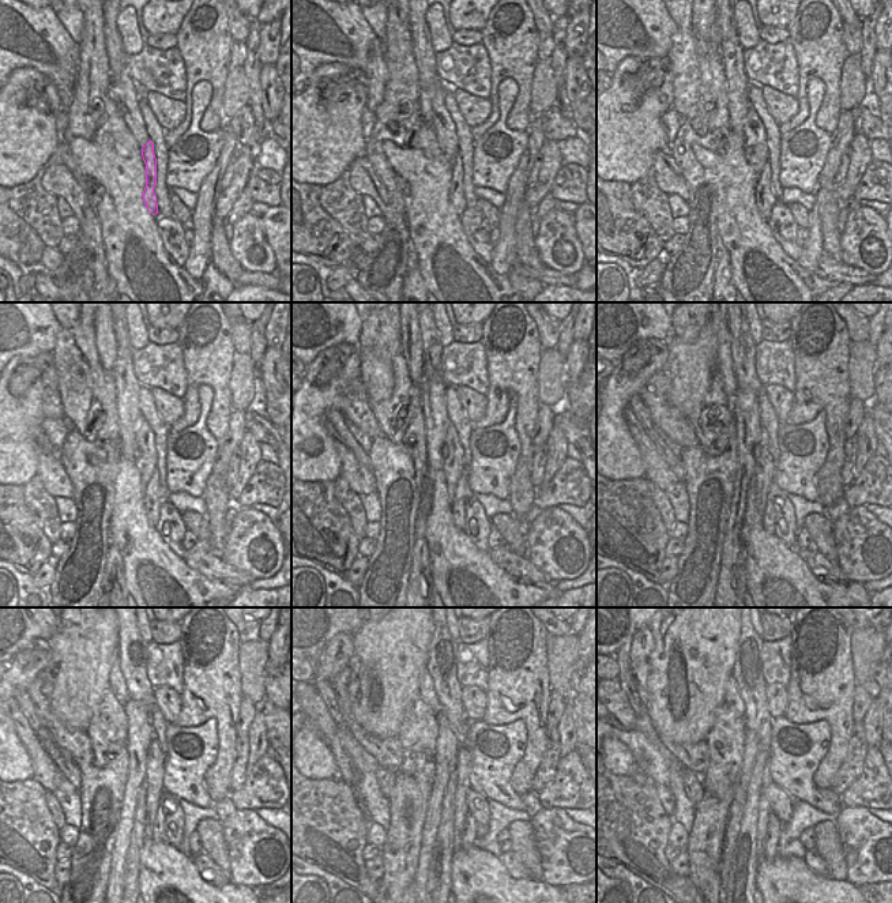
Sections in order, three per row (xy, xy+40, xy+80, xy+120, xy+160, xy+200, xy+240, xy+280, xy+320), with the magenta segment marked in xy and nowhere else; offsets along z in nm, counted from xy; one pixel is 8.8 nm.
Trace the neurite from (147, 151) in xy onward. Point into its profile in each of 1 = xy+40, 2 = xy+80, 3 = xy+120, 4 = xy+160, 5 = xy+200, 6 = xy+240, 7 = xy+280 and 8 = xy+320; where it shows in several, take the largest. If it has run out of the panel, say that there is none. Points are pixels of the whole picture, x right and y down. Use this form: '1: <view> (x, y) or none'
1: xy+40 (456, 196)
2: xy+80 (764, 198)
3: xy+120 (154, 497)
4: xy+160 (462, 495)
5: xy+200 (768, 515)
6: xy+240 (158, 827)
7: xy+280 (467, 836)
8: xy+320 (774, 828)

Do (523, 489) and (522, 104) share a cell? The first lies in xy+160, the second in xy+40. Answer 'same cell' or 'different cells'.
same cell

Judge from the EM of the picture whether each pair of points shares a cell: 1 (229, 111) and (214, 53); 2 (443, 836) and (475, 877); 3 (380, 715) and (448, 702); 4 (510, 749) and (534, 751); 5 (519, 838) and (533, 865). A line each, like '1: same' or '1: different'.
1: different
2: different
3: different
4: different
5: same

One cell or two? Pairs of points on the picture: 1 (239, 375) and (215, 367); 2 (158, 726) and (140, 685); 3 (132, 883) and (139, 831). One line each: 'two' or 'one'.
1: two
2: two
3: one

